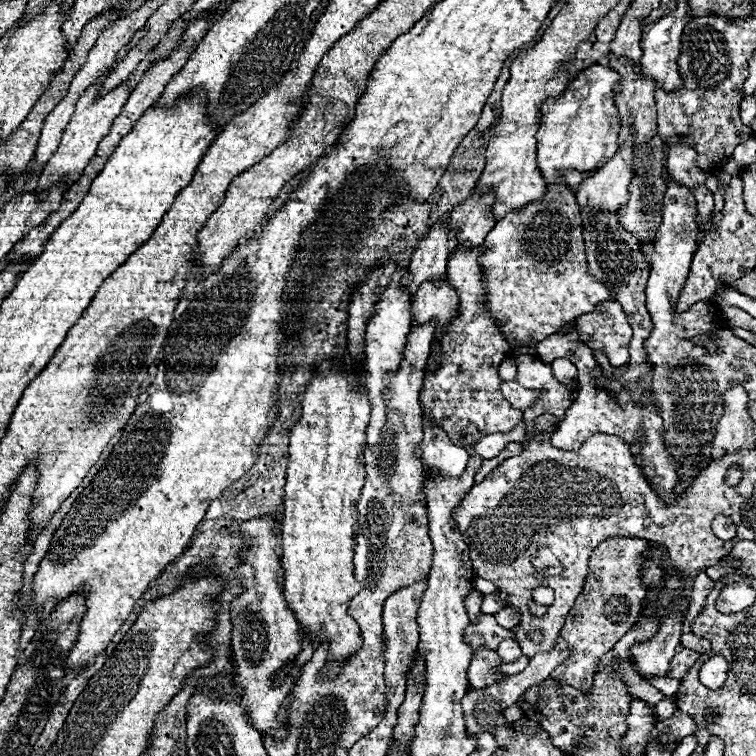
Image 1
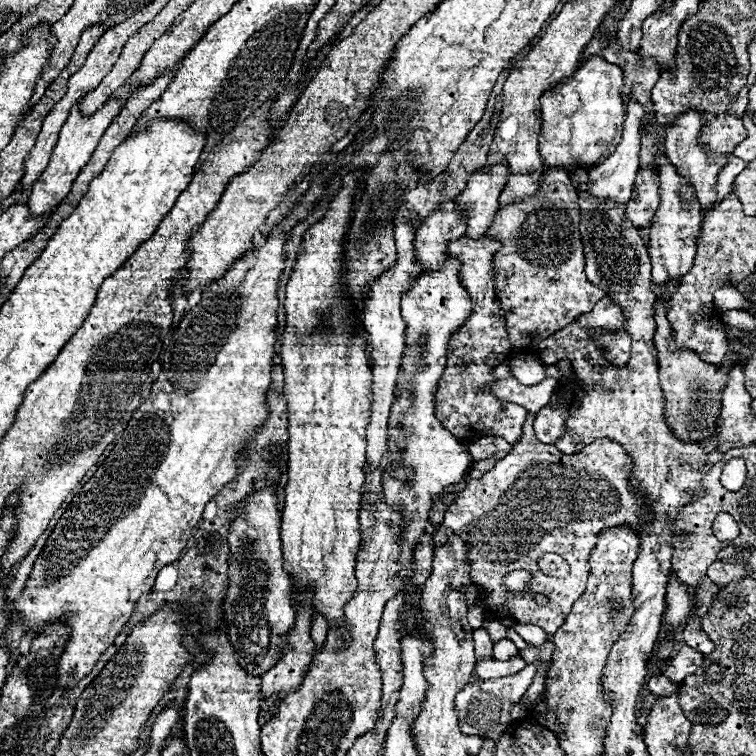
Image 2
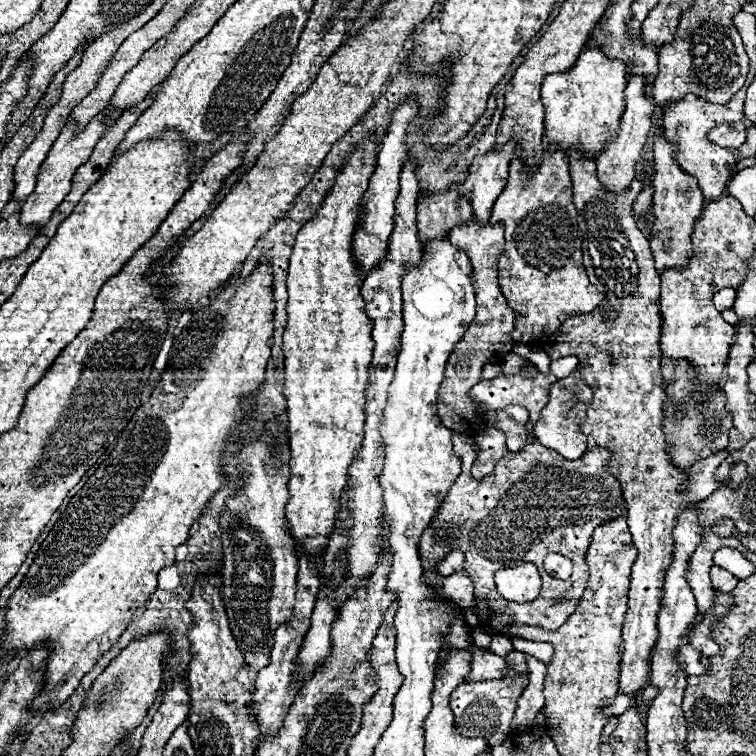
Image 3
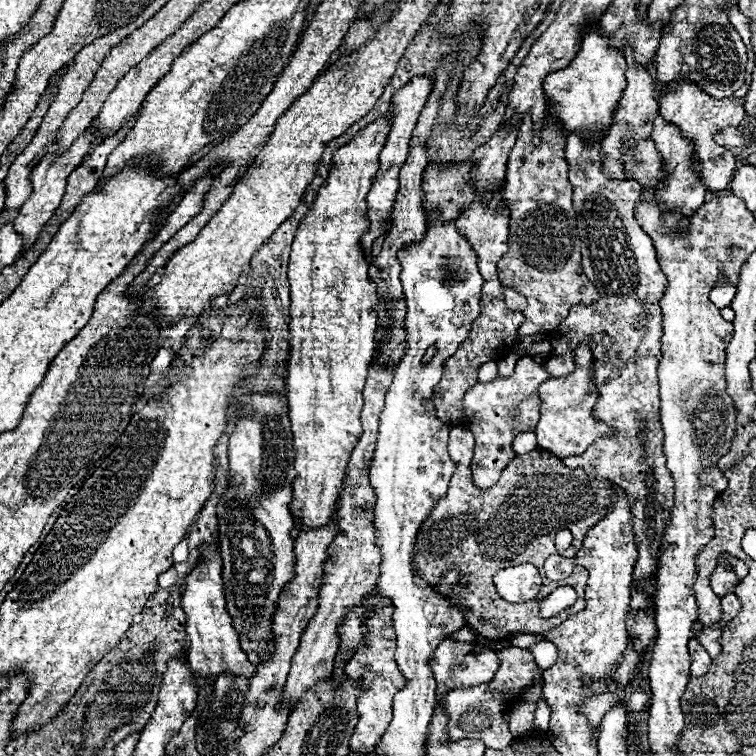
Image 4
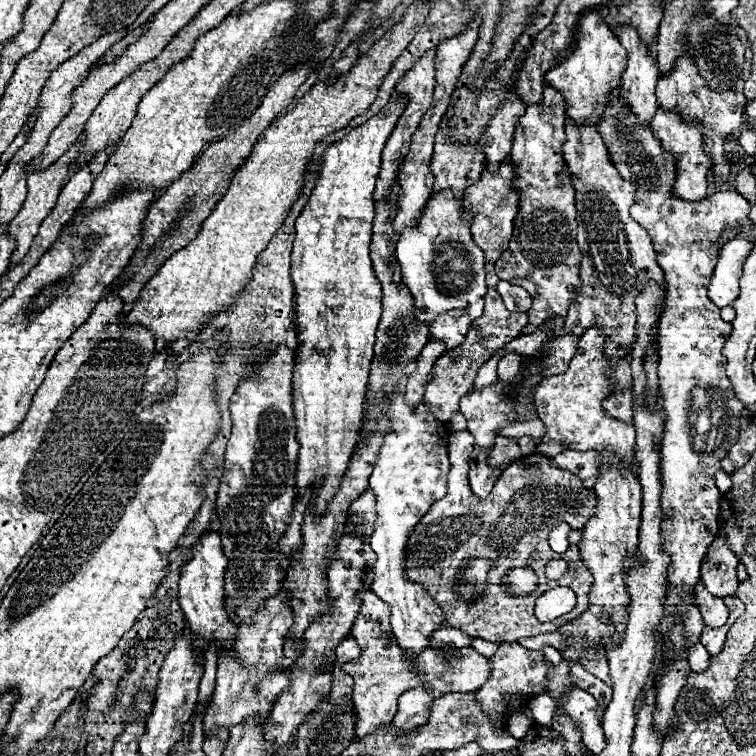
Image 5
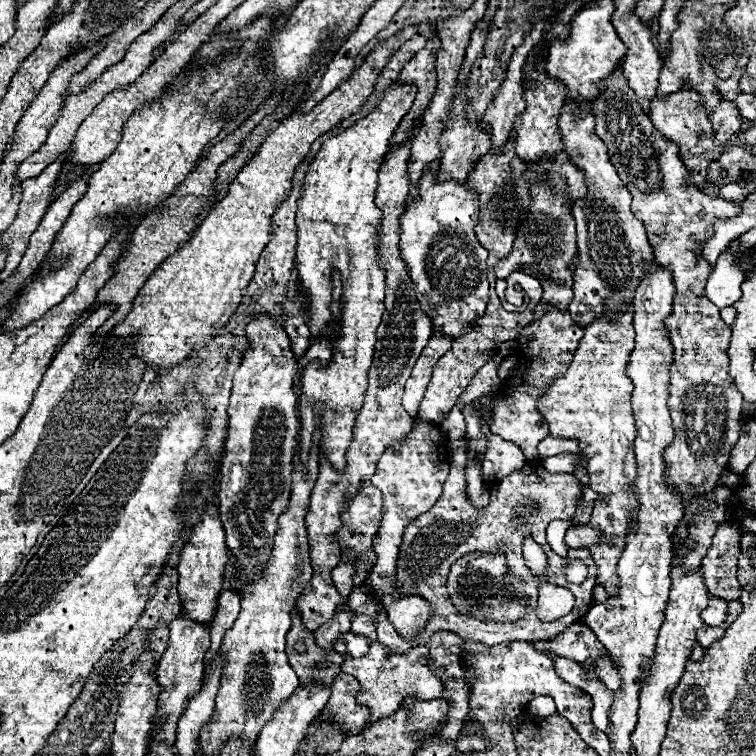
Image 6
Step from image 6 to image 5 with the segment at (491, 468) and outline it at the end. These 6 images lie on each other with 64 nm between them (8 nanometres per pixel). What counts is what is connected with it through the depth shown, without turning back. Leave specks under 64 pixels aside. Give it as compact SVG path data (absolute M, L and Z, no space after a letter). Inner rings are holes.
M496 438L496 446L490 454L490 466L492 468L500 468L504 464L512 464L520 458L522 454L518 452L518 444L514 440L506 440L506 438Z

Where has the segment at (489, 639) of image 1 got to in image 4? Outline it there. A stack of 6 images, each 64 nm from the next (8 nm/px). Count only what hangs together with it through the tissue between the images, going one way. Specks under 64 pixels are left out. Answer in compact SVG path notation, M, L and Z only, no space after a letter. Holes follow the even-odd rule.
M542 640L542 642L536 642L534 646L528 648L530 652L534 652L534 660L540 668L550 668L554 662L556 662L556 646L548 640Z

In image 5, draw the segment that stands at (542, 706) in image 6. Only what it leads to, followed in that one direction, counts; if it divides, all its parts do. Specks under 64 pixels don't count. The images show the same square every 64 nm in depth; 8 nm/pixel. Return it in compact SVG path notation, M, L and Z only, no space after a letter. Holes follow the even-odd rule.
M548 694L536 696L529 701L529 708L535 722L544 727L550 726L555 707L555 701Z

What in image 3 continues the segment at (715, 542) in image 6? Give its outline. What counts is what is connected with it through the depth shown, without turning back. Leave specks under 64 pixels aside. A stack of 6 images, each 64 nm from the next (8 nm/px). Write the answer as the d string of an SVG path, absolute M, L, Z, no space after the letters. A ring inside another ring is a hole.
M712 566L710 568L710 580L712 580L712 588L716 592L726 592L726 594L730 590L734 590L734 586L738 584L738 578L732 576L728 570L724 570L720 566Z

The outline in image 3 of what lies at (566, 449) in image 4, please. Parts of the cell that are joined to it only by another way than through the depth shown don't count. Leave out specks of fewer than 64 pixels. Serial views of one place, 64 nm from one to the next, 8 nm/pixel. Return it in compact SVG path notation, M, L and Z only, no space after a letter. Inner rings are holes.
M574 372L572 376L568 376L564 380L554 382L550 386L550 402L542 410L540 420L534 424L536 438L546 448L560 452L564 458L580 458L586 450L586 436L582 432L578 432L578 424L584 418L584 412L590 404L590 398L592 398L592 390L584 384L584 380L580 378L578 372Z

